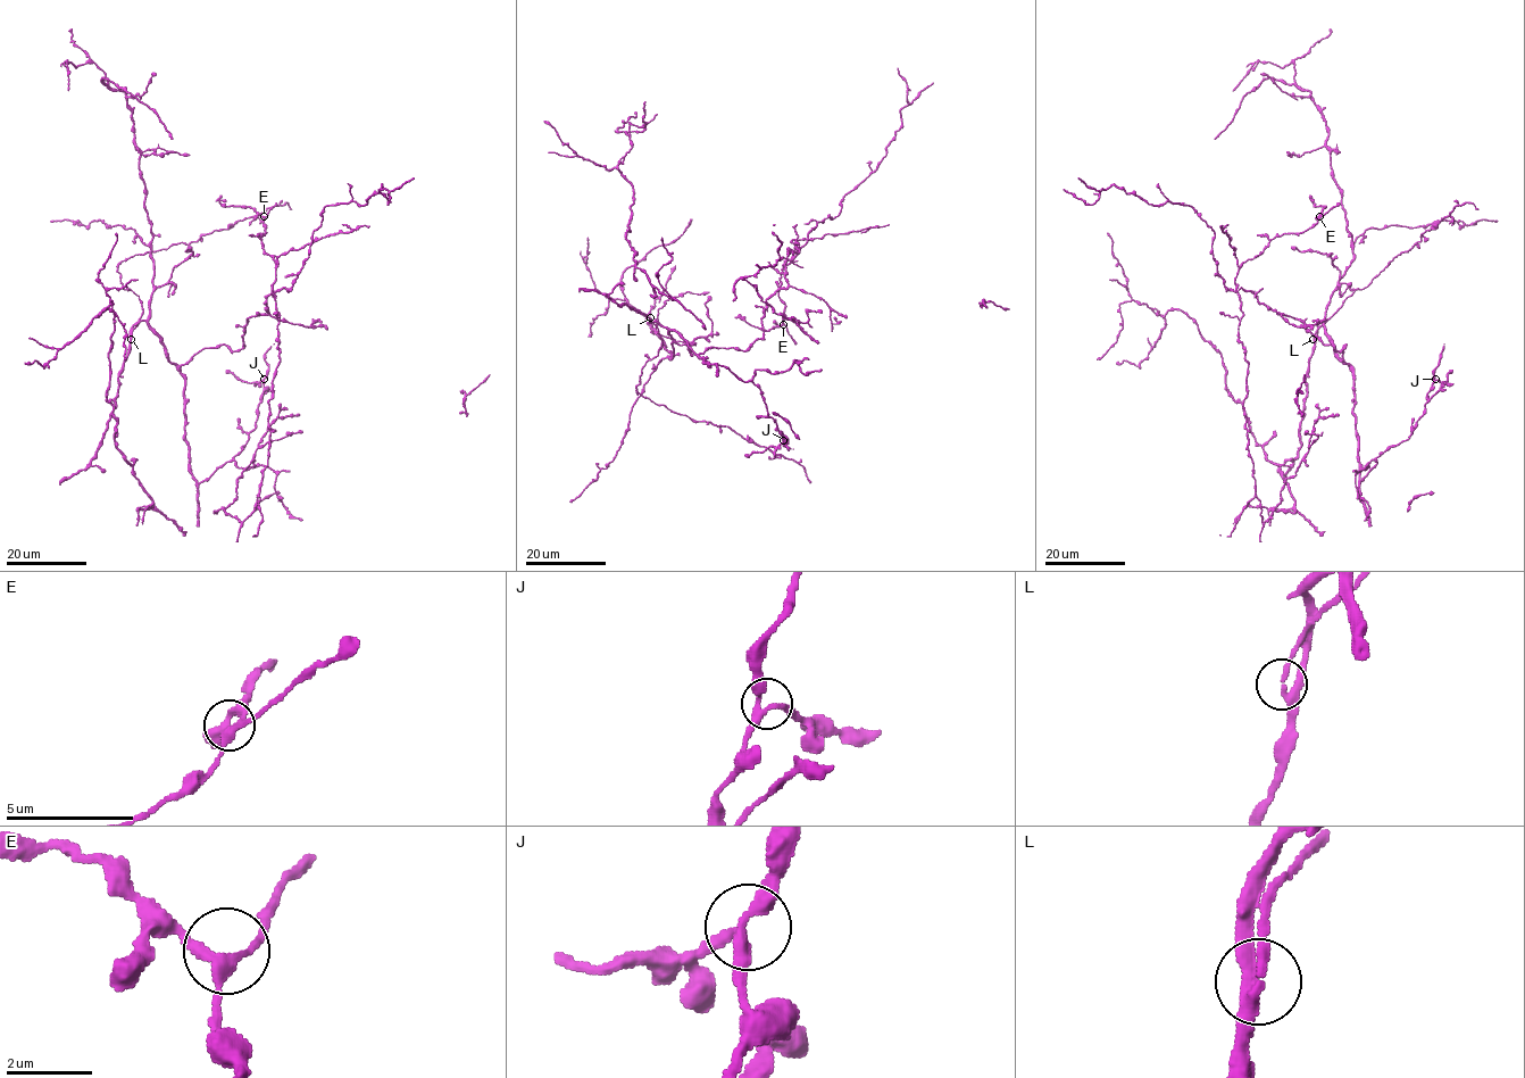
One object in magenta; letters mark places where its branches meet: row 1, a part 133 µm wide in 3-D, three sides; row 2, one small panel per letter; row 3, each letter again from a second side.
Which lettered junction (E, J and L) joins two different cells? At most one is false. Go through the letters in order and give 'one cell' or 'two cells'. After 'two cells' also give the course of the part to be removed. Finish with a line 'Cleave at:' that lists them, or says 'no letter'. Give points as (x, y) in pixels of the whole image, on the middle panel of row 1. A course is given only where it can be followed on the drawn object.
E: one cell
J: one cell
L: two cells | (650, 318), (661, 346), (641, 368), (636, 391), (697, 421), (728, 426), (743, 438), (794, 459), (809, 483)
Cleave at: L

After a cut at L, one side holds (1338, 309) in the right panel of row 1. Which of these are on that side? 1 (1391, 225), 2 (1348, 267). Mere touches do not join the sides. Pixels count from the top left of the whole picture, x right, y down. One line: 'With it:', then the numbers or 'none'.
With it: none

